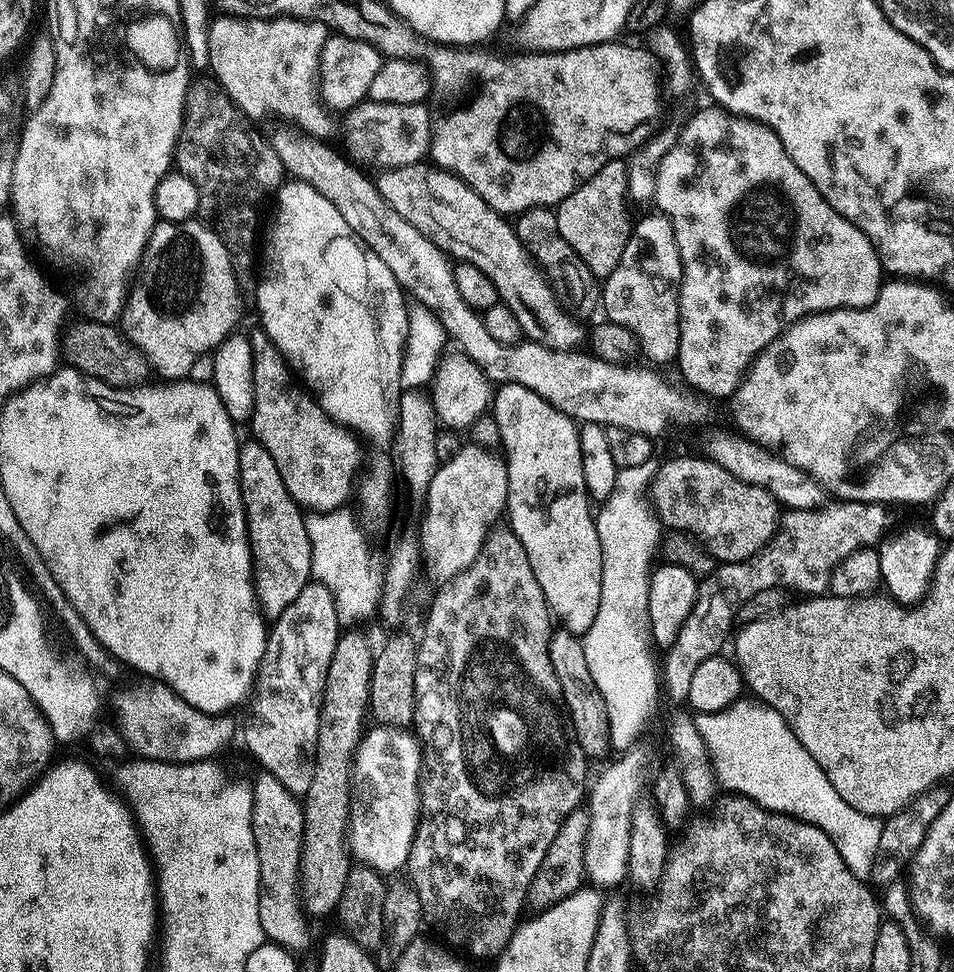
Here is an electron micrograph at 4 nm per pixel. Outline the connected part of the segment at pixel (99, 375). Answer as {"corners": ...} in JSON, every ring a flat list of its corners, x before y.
{"corners":[[80,318,77,324,70,324,63,329,58,348,71,367,113,386,138,386,145,381,144,375,150,372,148,361,112,324,100,324,87,318]]}

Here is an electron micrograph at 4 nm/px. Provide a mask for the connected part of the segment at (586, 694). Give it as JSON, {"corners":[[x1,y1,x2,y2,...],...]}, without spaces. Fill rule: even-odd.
{"corners":[[553,631,550,662,554,666,554,674,558,674,558,682,562,686,564,695,564,706,570,713,570,728,574,733,574,739,580,743,580,749,588,758,606,755,607,752,610,752,608,711,598,686,594,686,594,677,590,674,590,666,586,666,586,650,583,639,572,635,571,632]]}

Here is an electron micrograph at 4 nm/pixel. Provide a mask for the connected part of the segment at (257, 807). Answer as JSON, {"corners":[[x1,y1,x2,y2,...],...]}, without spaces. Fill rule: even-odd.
{"corners":[[260,774,256,785,252,784,250,789,252,829,258,850,260,875,258,918,262,922,262,930,273,944,289,950,304,948,308,944,308,928,304,925,305,917,302,915,302,902,298,893,300,850,304,841,304,809,301,801,273,776]]}

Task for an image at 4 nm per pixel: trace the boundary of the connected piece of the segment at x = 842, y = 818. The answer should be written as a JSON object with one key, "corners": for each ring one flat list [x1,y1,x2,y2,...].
{"corners":[[741,698,721,712,701,712,694,721,721,785,724,783,731,793,755,800,771,812,783,812,818,826,831,838,838,854,842,854,842,862,859,880,867,881,871,872,873,875,878,864,881,821,854,810,830,786,830,778,810,758,810,750,798,742,778,710,752,698]]}

